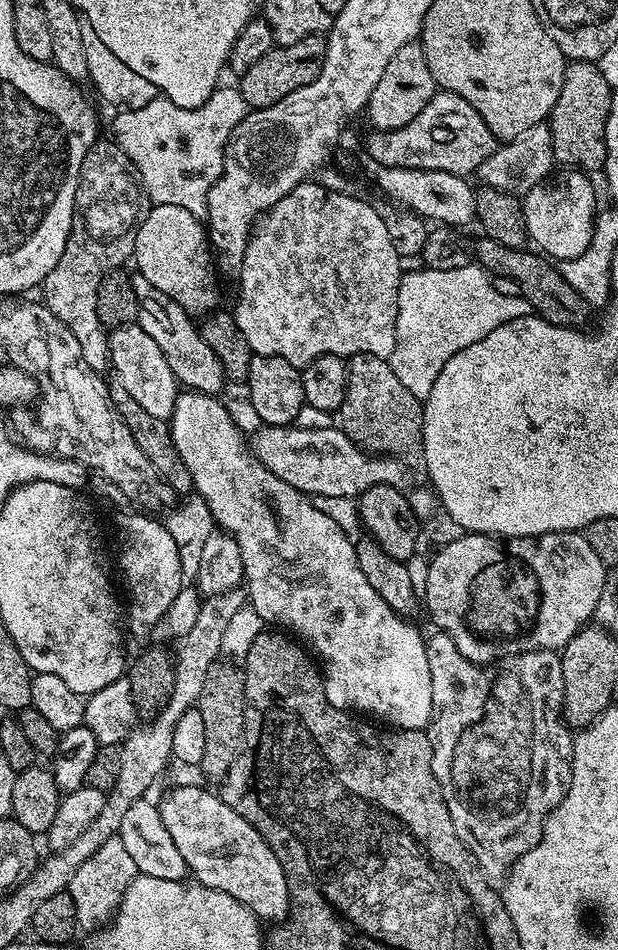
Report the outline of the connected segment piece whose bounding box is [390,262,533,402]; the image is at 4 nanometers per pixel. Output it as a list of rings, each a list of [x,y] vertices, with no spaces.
[[[469,262],[458,270],[430,270],[417,267],[417,272],[405,271],[400,277],[398,286],[398,318],[396,319],[396,345],[390,357],[390,363],[398,382],[414,394],[421,402],[428,399],[430,390],[434,390],[434,382],[438,382],[438,374],[442,374],[442,366],[458,354],[458,350],[466,350],[474,342],[486,338],[490,330],[498,330],[506,322],[514,318],[533,315],[530,302],[519,294],[507,296],[500,288],[495,288],[493,277],[485,272],[479,264]]]

